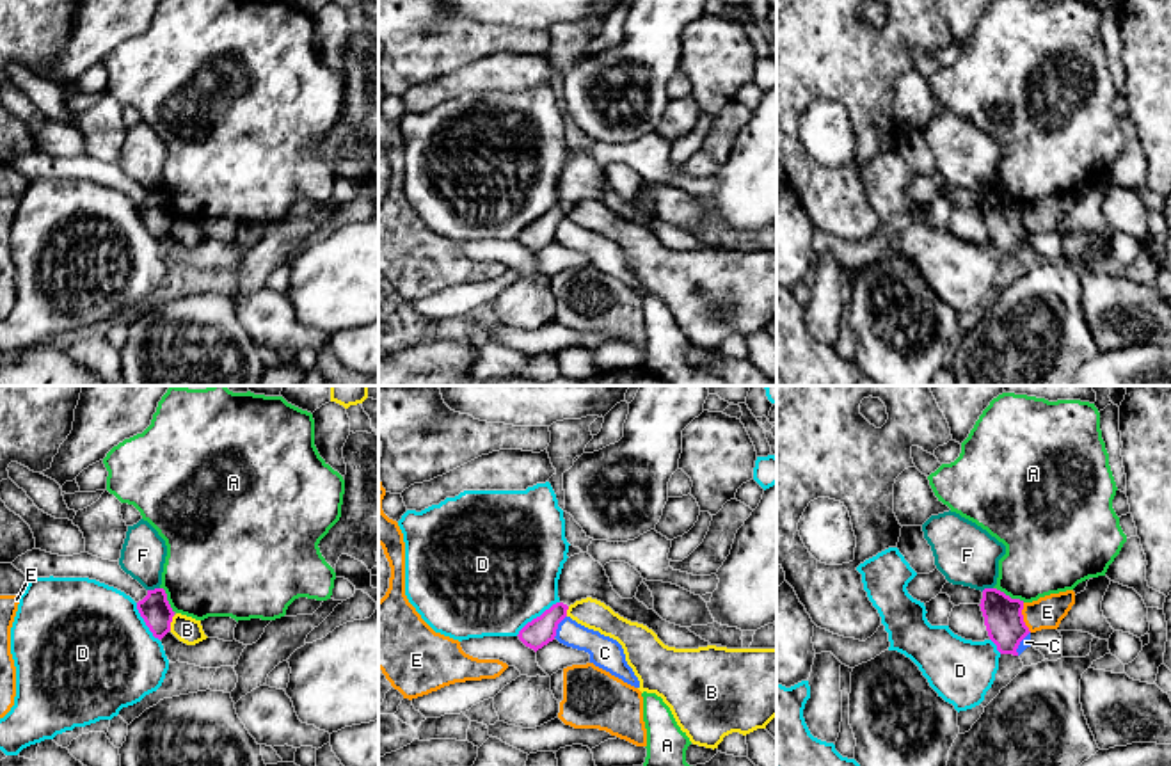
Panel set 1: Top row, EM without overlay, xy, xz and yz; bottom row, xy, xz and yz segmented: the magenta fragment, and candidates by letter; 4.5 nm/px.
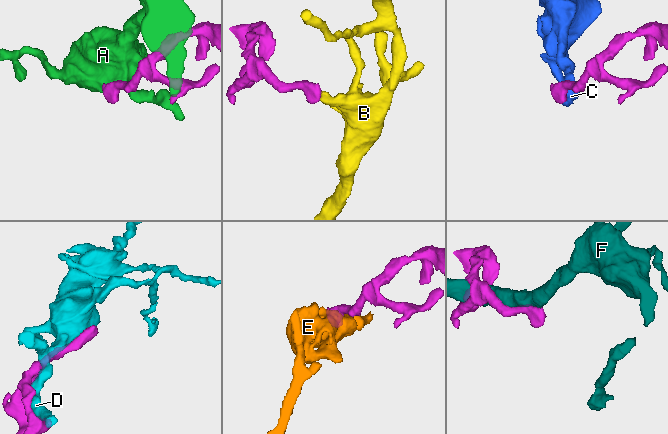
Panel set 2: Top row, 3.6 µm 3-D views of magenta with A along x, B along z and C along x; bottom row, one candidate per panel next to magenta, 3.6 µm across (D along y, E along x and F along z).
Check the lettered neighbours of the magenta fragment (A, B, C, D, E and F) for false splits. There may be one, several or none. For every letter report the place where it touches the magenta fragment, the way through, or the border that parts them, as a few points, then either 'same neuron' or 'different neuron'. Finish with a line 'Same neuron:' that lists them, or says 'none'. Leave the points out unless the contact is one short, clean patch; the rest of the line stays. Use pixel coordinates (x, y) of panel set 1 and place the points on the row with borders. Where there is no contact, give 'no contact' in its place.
A: yz (1008, 596) | different neuron
B: xy (171, 621) | along xy (175, 615), (169, 630) | different neuron
C: xz (557, 626) | along xz (565, 615), (553, 637) | different neuron
D: xz (537, 617) | different neuron
E: yz (1022, 617) | different neuron
F: xy (155, 589) | different neuron
Same neuron: none

